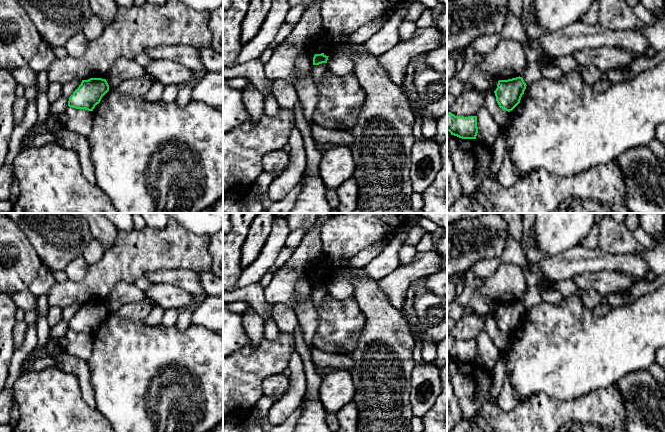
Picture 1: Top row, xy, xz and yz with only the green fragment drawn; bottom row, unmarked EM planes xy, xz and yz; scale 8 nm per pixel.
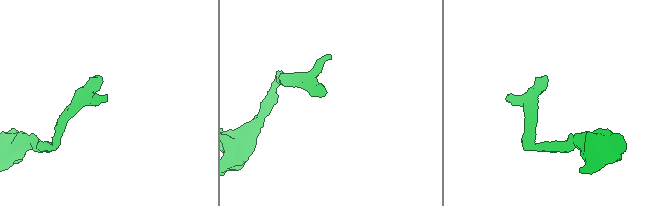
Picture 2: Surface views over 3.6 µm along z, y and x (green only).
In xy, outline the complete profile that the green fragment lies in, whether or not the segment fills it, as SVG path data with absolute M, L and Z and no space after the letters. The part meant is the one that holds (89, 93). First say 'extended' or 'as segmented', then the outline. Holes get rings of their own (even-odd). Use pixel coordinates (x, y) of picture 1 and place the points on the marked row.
as segmented; M90 78L82 80L79 87L69 97L68 106L93 111L108 91L109 85L106 79Z

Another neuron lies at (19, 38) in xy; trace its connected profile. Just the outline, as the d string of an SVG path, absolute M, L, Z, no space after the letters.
M0 0L0 68L11 71L28 65L42 42L24 9L15 0Z

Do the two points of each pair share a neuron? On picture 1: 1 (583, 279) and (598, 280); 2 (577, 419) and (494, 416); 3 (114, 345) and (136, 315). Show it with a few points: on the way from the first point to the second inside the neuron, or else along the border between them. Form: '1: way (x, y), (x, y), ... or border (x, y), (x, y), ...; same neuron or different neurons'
1: way (587, 280), (594, 280); same neuron
2: way (556, 419), (515, 419); same neuron
3: border (109, 314), (143, 321); different neurons

